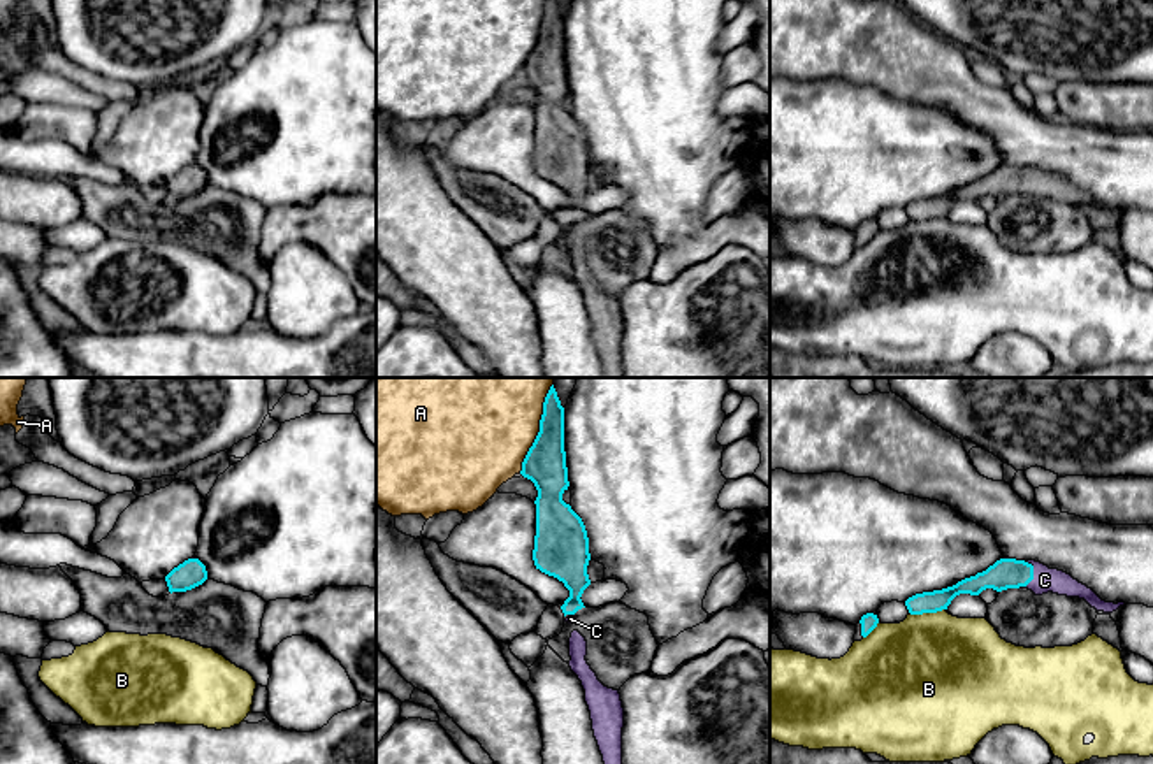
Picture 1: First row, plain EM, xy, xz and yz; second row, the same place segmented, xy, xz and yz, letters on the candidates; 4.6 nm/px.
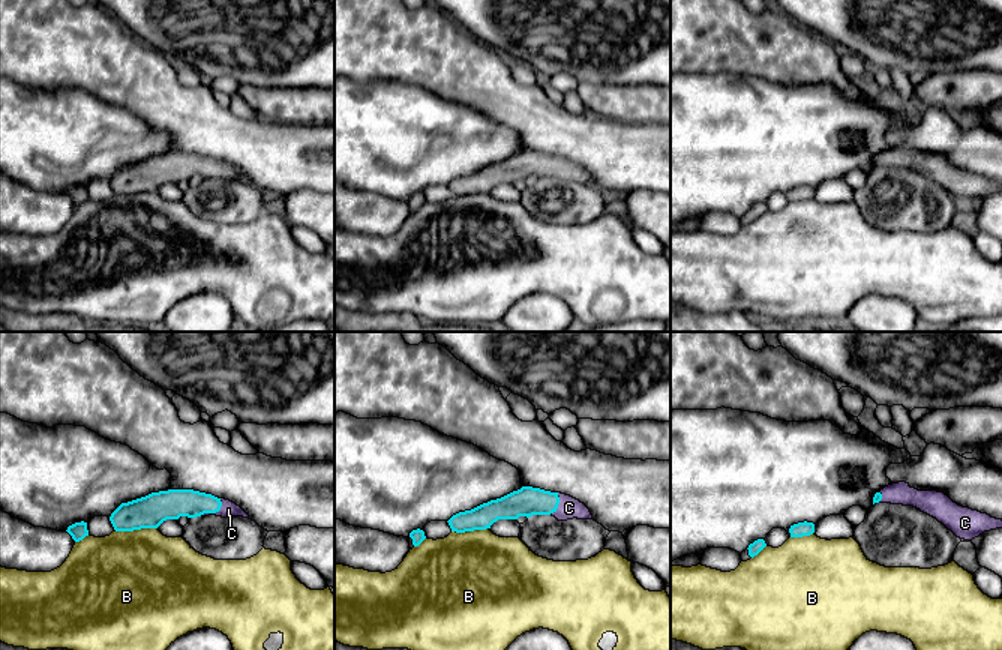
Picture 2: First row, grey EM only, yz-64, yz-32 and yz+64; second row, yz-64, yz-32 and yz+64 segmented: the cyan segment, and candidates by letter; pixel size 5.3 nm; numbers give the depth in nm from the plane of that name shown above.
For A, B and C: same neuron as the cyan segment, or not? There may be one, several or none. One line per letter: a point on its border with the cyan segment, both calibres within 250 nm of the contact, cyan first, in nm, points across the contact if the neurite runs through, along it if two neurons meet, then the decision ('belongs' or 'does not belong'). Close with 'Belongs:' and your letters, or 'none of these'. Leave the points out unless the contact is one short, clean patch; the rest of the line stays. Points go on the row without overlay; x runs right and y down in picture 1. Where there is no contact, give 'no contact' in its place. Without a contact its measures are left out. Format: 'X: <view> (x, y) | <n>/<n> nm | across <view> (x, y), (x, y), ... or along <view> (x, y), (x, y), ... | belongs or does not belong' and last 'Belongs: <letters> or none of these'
A: xz (538, 39) | 190/420 nm | does not belong
B: yz (927, 218) | 100/480 nm | does not belong
C: yz (1032, 183) | 140/110 nm | across yz (1007, 180), (1032, 183), (1044, 187) | belongs
Belongs: C

